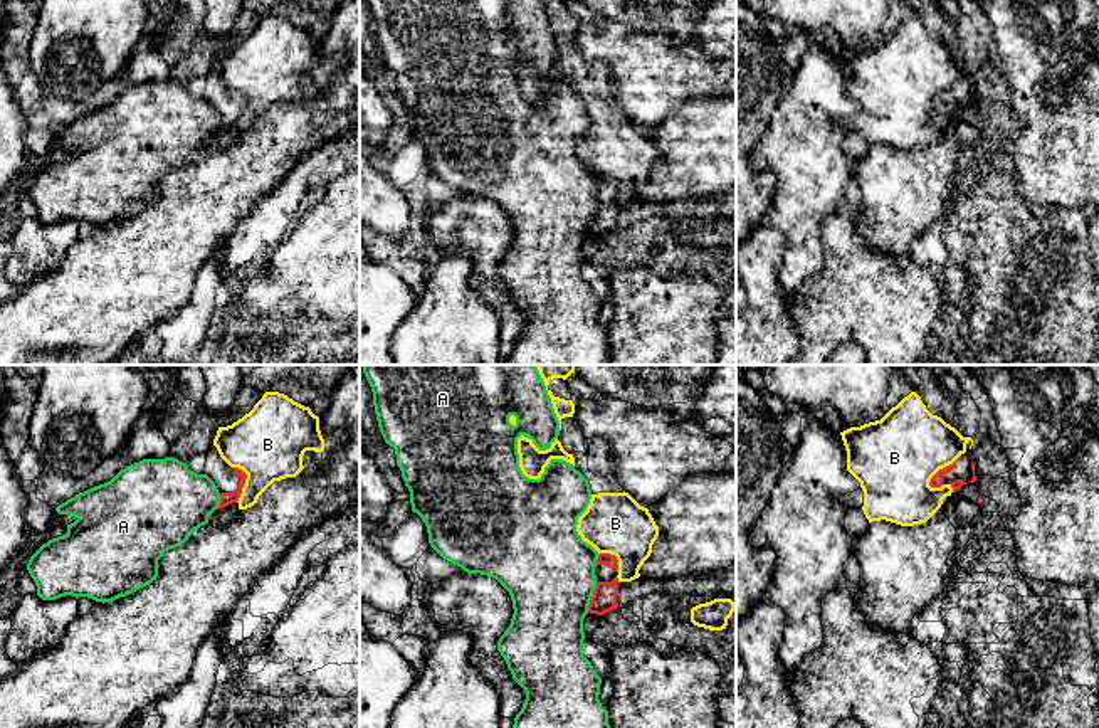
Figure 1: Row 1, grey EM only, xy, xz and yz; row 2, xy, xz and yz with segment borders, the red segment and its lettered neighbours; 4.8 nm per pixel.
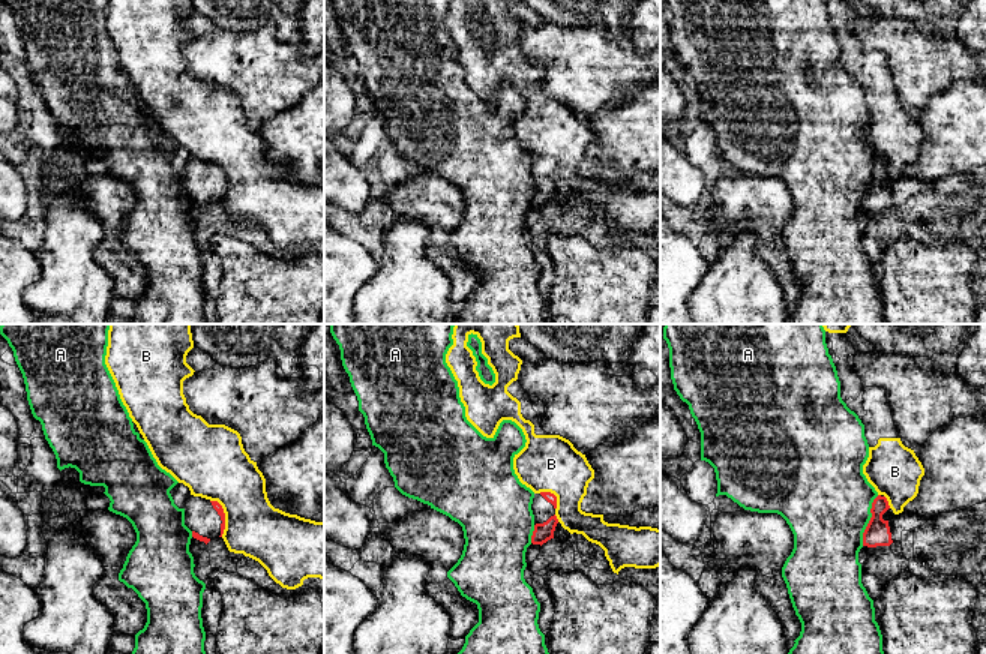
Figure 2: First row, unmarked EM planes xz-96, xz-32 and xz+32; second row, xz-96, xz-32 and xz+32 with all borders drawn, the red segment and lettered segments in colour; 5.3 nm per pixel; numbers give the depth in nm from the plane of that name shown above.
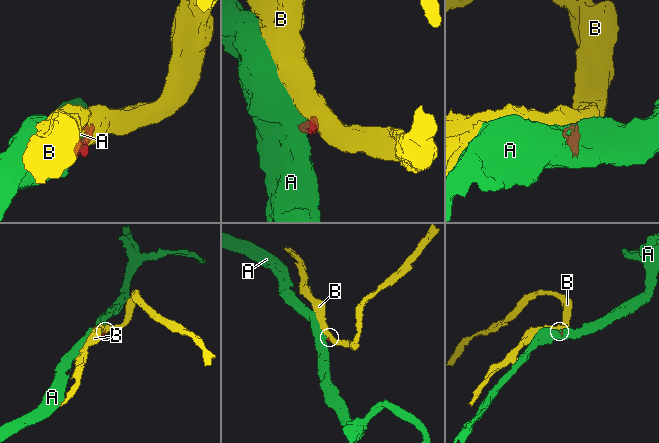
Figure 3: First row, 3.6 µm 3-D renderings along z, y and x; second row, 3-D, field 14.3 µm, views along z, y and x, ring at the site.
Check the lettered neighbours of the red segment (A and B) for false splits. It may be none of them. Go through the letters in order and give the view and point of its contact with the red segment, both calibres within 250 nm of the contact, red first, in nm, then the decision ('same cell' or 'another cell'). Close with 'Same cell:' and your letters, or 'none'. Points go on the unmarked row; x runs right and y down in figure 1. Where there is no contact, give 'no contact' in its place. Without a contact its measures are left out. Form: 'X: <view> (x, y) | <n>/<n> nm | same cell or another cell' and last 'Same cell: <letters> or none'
A: xz (592, 221) | 120/440 nm | another cell
B: yz (938, 94) | 60/400 nm | another cell
Same cell: none

